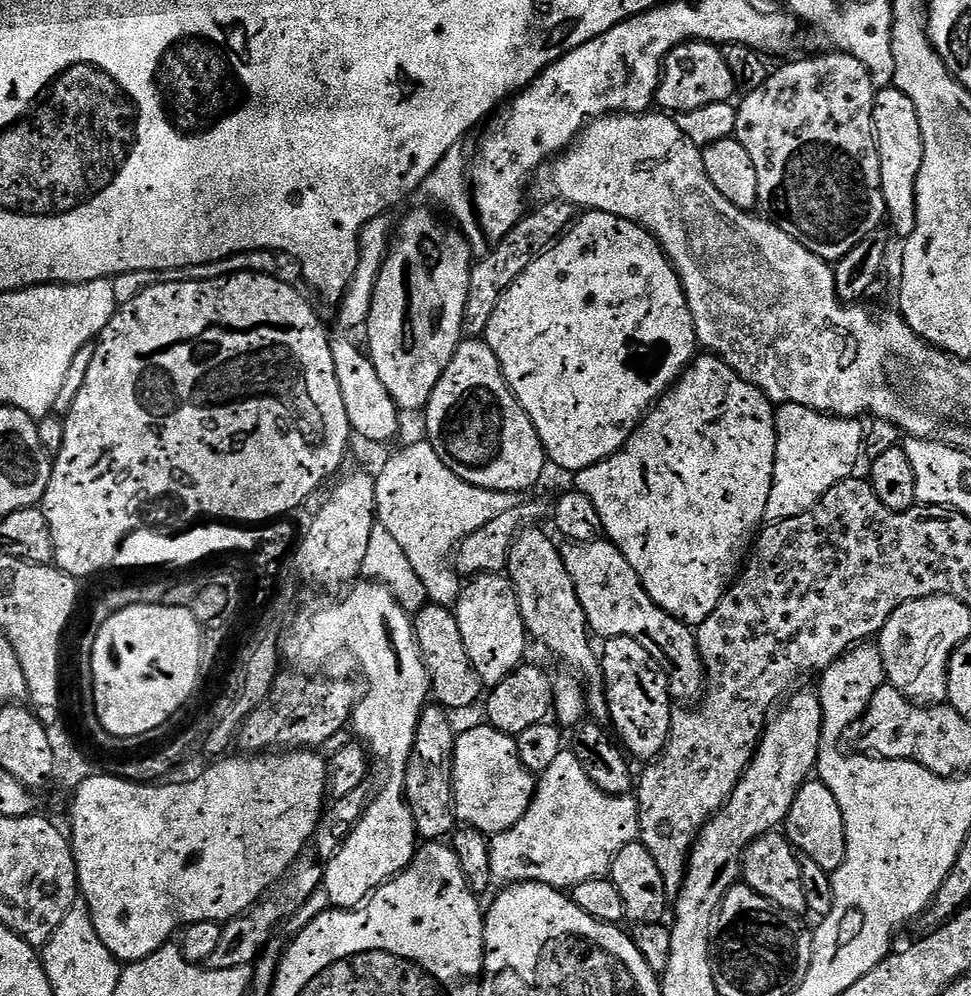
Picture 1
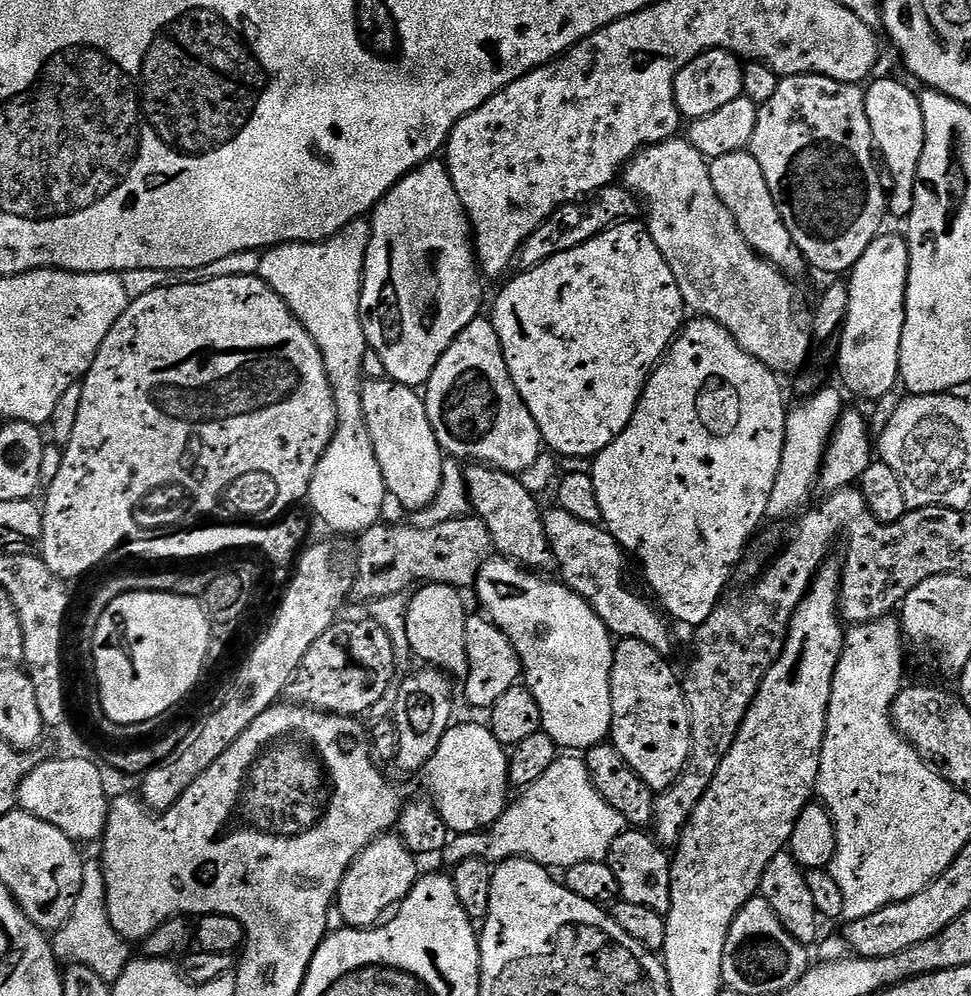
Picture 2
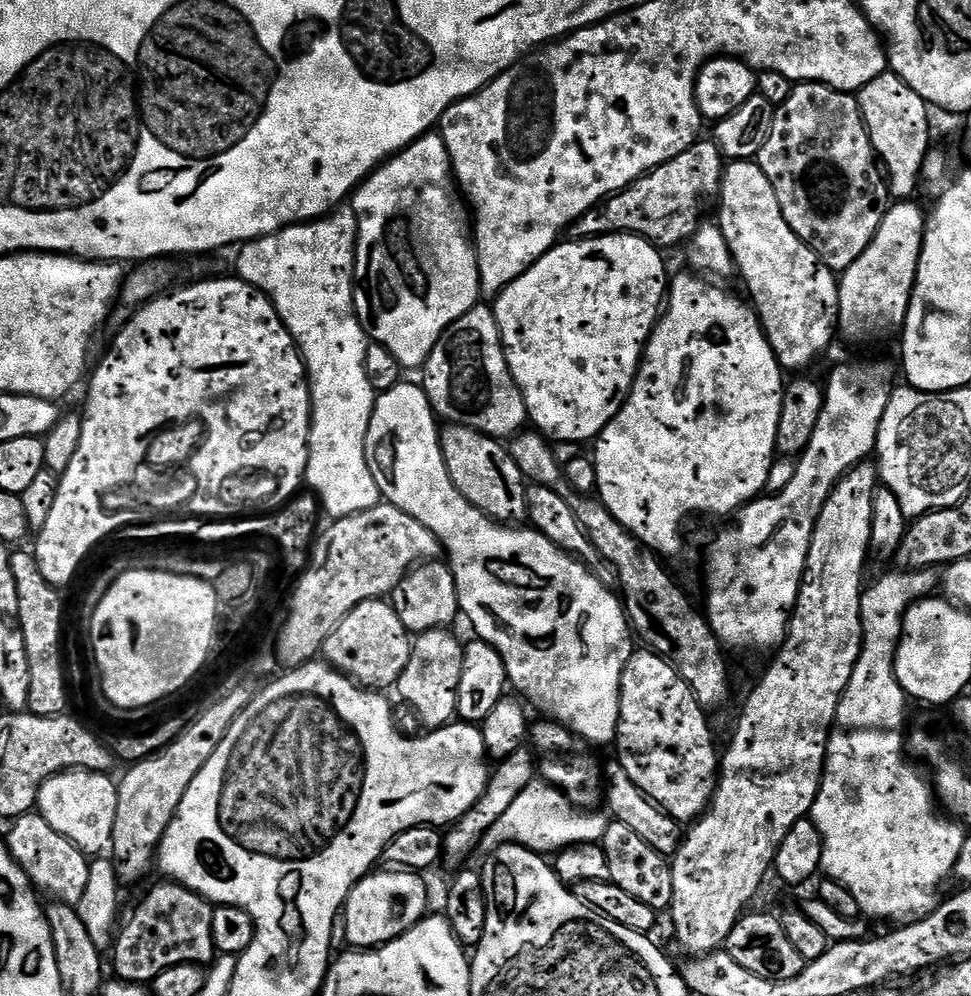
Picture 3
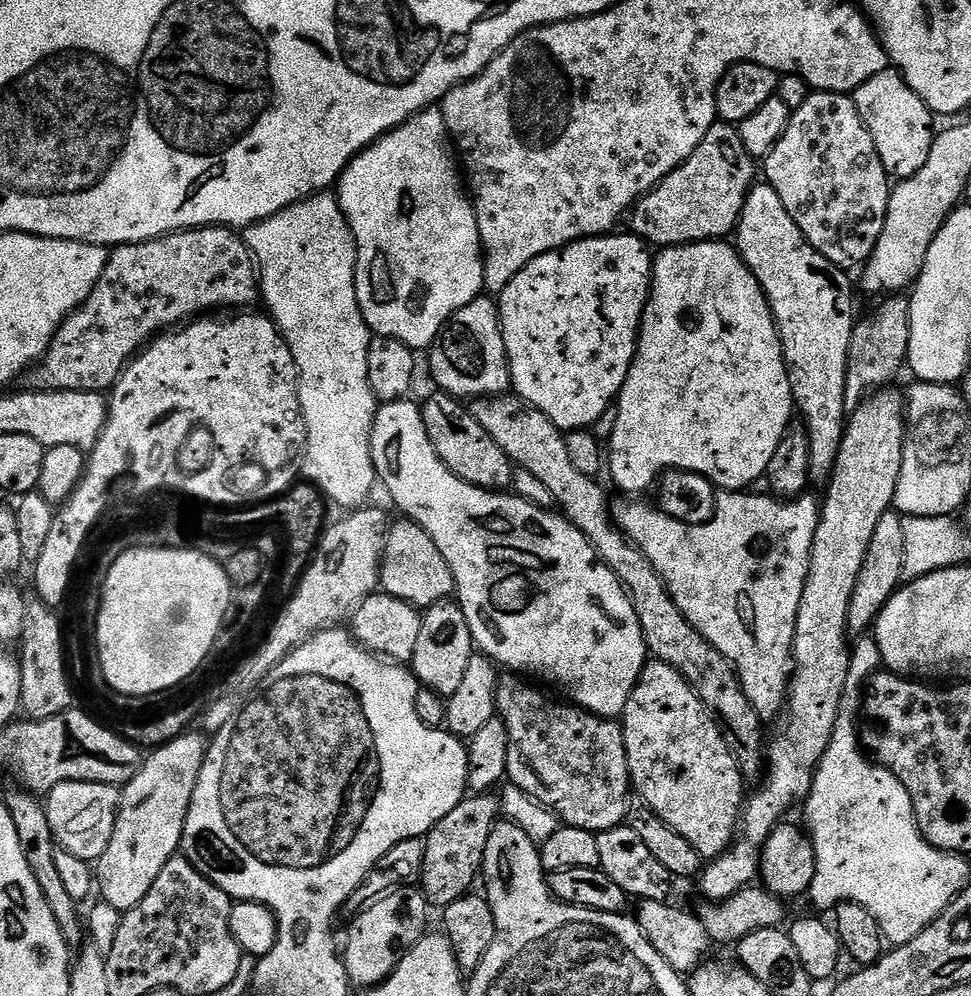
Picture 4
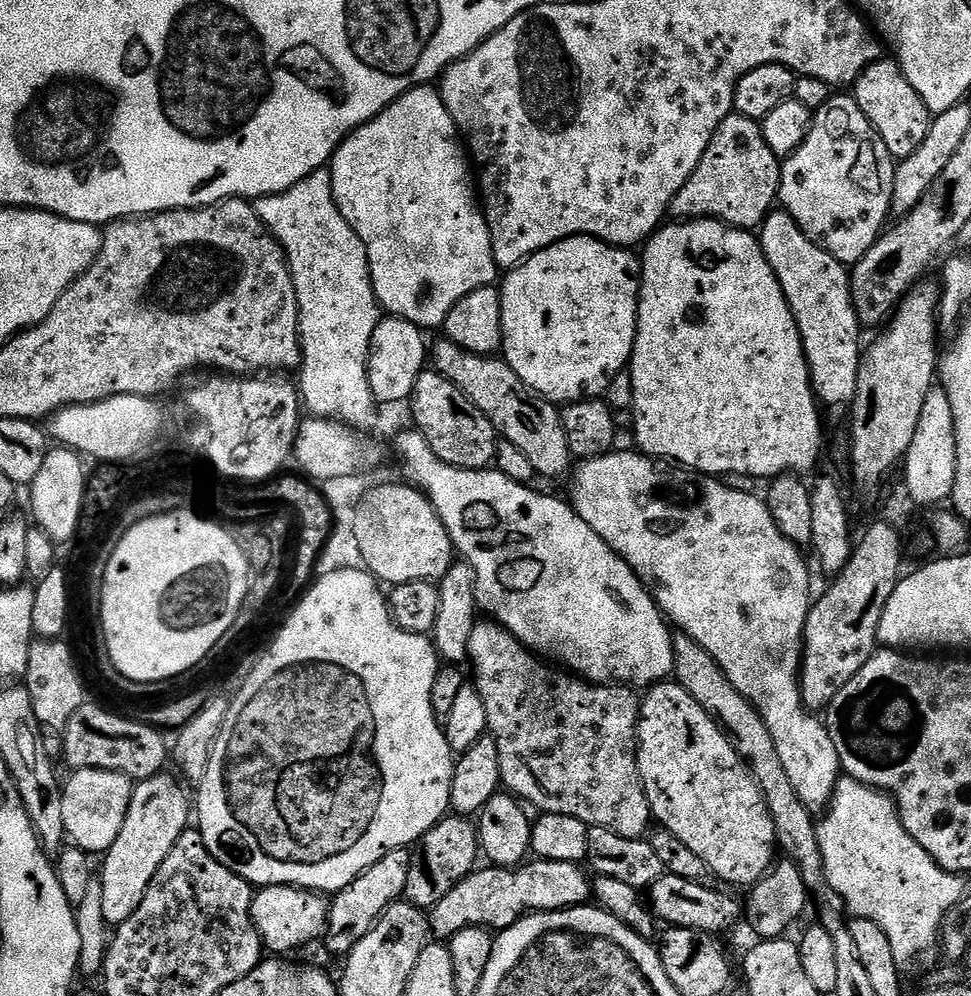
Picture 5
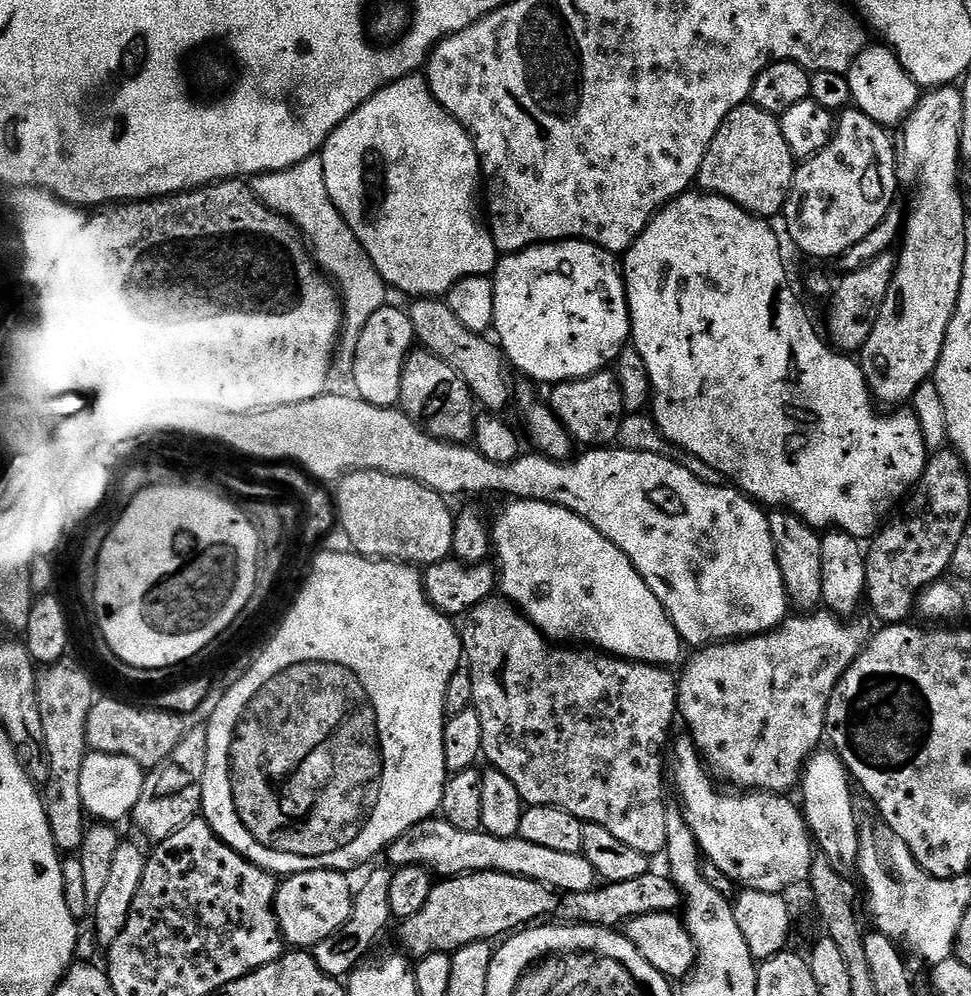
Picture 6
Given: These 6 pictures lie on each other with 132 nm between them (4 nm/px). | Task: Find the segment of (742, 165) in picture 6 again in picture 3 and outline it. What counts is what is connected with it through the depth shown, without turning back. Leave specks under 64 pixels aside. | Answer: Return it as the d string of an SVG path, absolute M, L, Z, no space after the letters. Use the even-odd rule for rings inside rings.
M701 138L696 143L691 144L685 152L678 154L670 162L658 166L652 172L635 180L628 188L623 188L620 192L615 192L607 200L596 205L591 212L582 214L572 225L570 232L575 239L587 240L593 236L610 236L613 234L631 234L643 236L651 244L655 244L661 250L669 250L675 244L683 245L691 240L697 228L702 223L700 215L704 212L704 203L708 199L715 197L720 190L720 182L724 178L726 167L726 157L720 152L711 139Z

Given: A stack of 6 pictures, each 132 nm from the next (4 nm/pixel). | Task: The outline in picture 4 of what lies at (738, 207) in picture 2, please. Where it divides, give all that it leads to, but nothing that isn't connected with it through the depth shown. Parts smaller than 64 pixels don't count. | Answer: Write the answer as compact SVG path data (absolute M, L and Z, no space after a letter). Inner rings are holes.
M767 182L757 183L748 192L746 206L742 210L740 220L734 233L734 247L746 266L758 278L762 290L768 299L772 317L776 320L776 329L780 332L780 341L784 351L786 370L792 387L792 398L797 413L804 415L802 427L810 438L810 470L813 477L831 477L834 466L838 462L838 450L842 446L846 427L846 370L850 354L850 338L856 328L858 311L852 305L852 284L848 281L849 273L845 269L834 266L798 230L794 218L782 206L782 198L778 198L778 190L774 190Z

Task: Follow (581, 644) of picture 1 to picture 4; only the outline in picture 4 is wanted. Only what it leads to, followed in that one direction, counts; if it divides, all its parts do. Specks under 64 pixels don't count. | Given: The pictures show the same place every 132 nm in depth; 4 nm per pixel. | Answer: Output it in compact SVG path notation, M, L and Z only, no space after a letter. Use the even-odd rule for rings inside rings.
M433 391L433 396L428 401L423 401L422 411L426 422L426 434L430 434L430 442L442 458L442 462L455 476L461 476L479 488L493 490L508 490L512 486L514 465L512 459L486 434L482 427L467 407L464 408L459 399L449 396L446 392Z

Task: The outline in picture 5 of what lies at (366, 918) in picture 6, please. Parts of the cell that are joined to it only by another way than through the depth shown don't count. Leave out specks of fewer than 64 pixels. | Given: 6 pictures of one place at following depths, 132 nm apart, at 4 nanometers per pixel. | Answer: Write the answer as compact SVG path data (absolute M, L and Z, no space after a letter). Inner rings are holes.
M408 848L390 850L370 870L366 870L350 886L346 886L341 892L331 897L328 910L328 928L322 937L325 944L334 955L339 958L347 957L349 952L370 934L370 930L378 923L386 909L397 903L403 897L406 890L406 878L410 878L410 866L412 865L413 853Z

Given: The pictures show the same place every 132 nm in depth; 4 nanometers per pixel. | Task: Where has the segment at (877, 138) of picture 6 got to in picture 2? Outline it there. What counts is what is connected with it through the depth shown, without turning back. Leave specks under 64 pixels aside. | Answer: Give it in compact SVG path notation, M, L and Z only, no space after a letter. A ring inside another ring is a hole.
M785 76L770 102L758 107L758 126L754 126L750 145L752 157L762 166L762 174L766 174L766 186L774 194L778 214L782 214L790 238L794 238L805 261L820 272L851 273L858 258L881 235L884 216L889 215L886 184L874 155L864 93L861 85L843 84L829 76Z

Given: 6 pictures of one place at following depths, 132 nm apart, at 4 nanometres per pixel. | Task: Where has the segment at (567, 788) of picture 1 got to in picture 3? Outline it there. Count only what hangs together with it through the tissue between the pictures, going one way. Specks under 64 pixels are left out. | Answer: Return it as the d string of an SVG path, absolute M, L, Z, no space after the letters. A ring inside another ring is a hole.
M533 782L526 786L514 798L514 802L506 809L506 814L490 826L484 835L482 848L485 853L501 848L503 844L517 844L541 854L559 854L566 848L576 844L594 844L603 841L610 820L607 815L599 816L596 810L576 808L560 791L547 782Z

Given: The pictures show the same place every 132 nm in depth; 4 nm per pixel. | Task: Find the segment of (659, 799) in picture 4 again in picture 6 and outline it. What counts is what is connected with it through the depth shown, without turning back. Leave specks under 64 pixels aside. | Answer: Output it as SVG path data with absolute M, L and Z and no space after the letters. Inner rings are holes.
M685 738L675 744L676 741L670 748L670 780L671 783L672 780L676 783L676 792L680 795L679 807L683 811L694 838L699 842L700 851L706 857L707 863L709 865L712 863L711 867L715 871L726 874L726 878L730 878L733 885L749 892L784 894L787 893L787 888L792 888L795 884L803 885L812 869L814 841L801 805L796 800L796 804L788 800L792 798L787 795L775 792L759 790L744 790L739 794L732 790L719 792L712 785L713 777L706 771L706 761L696 748L695 741Z

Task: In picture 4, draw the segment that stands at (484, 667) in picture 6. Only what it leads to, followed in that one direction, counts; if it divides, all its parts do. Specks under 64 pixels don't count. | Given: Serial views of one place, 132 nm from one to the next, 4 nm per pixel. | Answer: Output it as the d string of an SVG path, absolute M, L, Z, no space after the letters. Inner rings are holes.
M516 674L504 675L496 682L496 711L502 722L506 722L510 734L507 774L510 783L549 808L557 821L567 827L595 833L621 827L628 819L628 806L634 792L623 727L615 719L596 716L571 702L555 704L550 697L531 688L527 679Z

